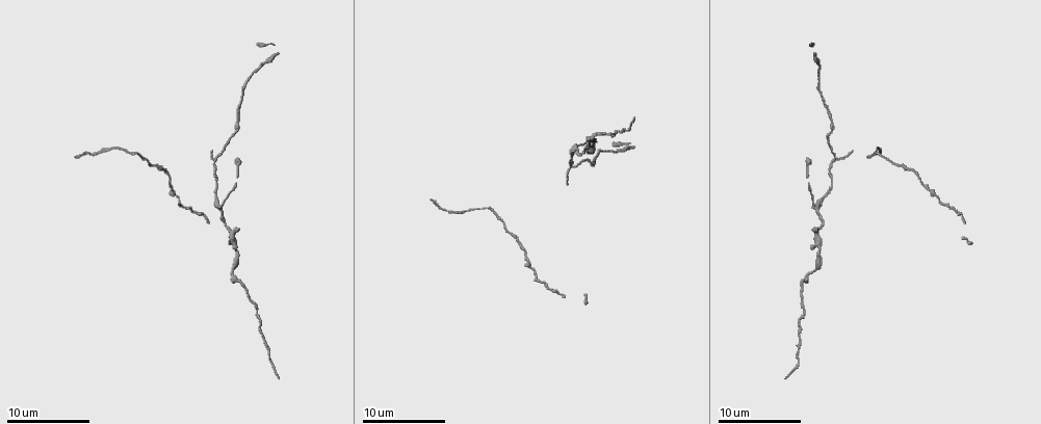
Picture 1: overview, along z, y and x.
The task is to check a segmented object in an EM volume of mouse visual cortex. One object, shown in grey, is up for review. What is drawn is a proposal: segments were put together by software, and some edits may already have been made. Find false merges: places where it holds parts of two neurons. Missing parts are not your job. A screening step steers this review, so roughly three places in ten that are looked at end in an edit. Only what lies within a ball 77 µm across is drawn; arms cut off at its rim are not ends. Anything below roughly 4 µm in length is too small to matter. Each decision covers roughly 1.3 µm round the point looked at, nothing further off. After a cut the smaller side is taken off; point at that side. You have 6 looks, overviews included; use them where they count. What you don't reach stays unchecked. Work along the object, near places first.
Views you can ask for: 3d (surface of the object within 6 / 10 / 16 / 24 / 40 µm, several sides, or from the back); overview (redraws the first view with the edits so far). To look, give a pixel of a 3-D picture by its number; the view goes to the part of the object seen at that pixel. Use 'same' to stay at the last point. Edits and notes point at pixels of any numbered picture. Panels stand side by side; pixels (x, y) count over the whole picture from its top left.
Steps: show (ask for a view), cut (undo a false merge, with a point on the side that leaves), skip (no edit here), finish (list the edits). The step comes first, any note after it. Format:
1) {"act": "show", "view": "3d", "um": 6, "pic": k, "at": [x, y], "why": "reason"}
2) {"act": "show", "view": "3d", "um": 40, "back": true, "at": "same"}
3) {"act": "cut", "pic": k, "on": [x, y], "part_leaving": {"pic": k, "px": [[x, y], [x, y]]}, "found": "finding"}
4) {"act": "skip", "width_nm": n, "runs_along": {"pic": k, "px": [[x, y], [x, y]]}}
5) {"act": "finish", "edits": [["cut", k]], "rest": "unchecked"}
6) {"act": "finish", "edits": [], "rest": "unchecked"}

{"act": "show", "view": "3d", "um": 10, "pic": 1, "at": [587, 144], "why": "a narrow waist"}

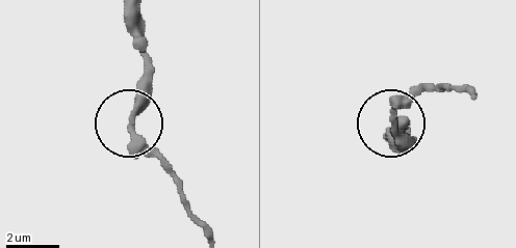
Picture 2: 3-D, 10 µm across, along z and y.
{"act": "show", "view": "3d", "um": 6, "pic": 2, "at": [131, 124], "why": "zoom in"}

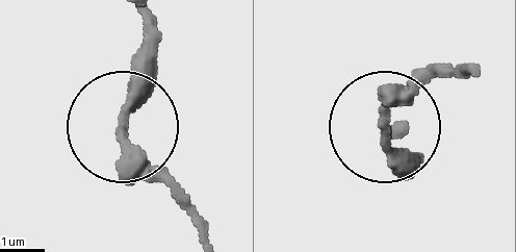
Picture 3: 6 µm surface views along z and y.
{"act": "skip", "runs_along": {"pic": 3, "px": [[143, 20], [147, 86], [124, 131], [187, 206]]}, "found": "all the same neuron"}

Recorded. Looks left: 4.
{"act": "show", "view": "3d", "um": 10, "pic": 1, "at": [814, 204], "why": "three-way junction"}

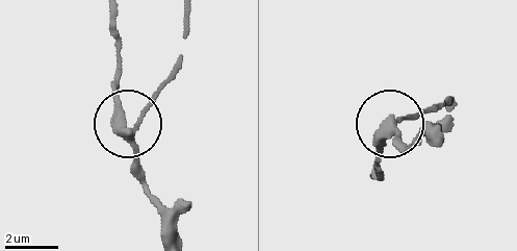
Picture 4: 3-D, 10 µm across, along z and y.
{"act": "show", "view": "3d", "um": 10, "back": true, "pic": 4, "at": [127, 130], "why": "from behind"}

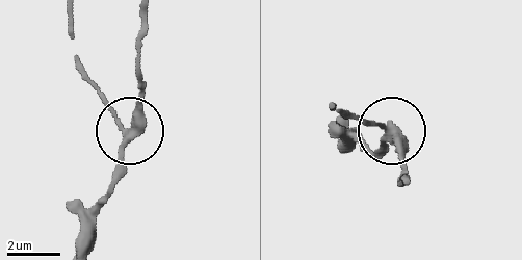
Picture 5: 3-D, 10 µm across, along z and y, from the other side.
{"act": "skip", "arms": 3, "runs_along": {"pic": 5, "px": [[148, 17], [134, 124], [123, 124], [82, 79]]}, "found": "all the same neuron"}

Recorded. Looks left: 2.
{"act": "show", "view": "3d", "um": 6, "pic": 1, "at": [214, 165], "why": "a fork"}

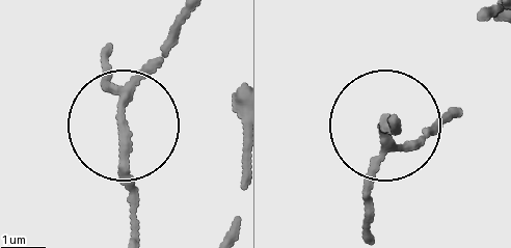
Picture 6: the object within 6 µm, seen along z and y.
{"act": "skip", "width_nm": 170, "found": "one neuron here"}

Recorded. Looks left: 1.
{"act": "finish", "edits": [], "rest": "unchecked"}

